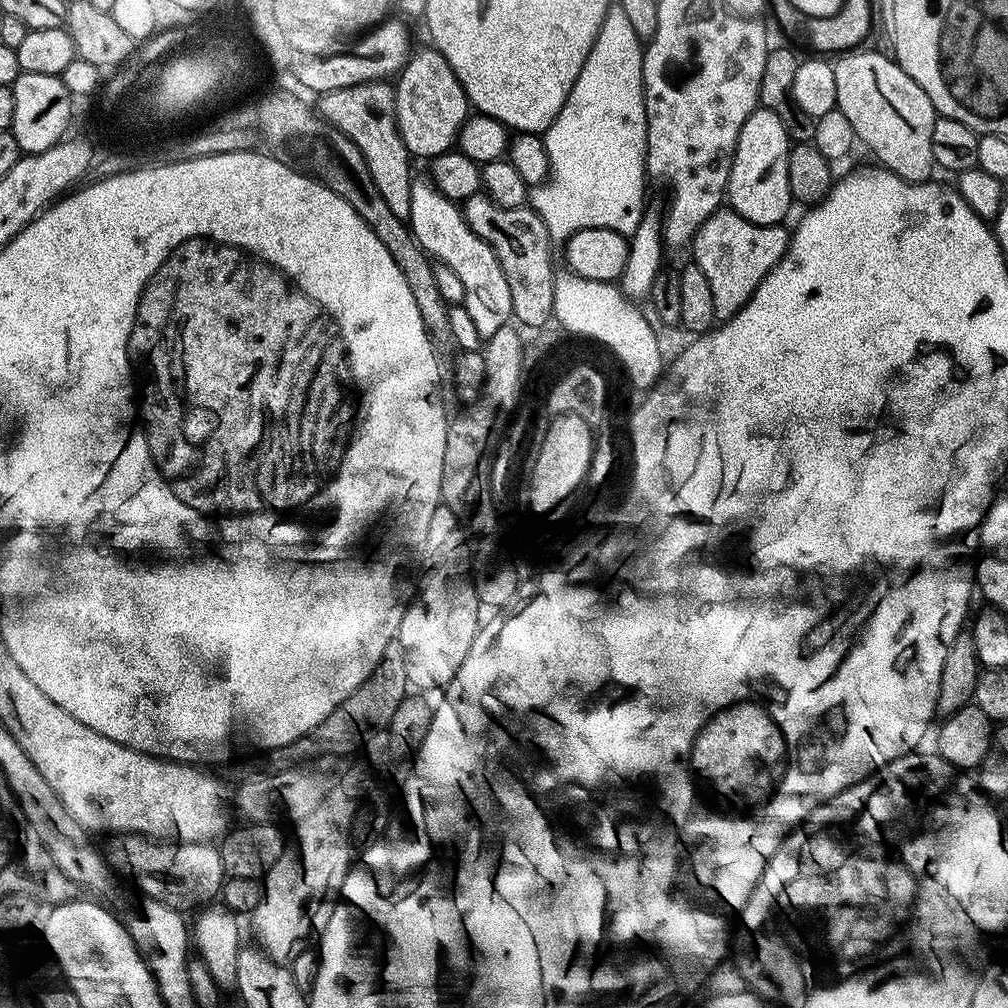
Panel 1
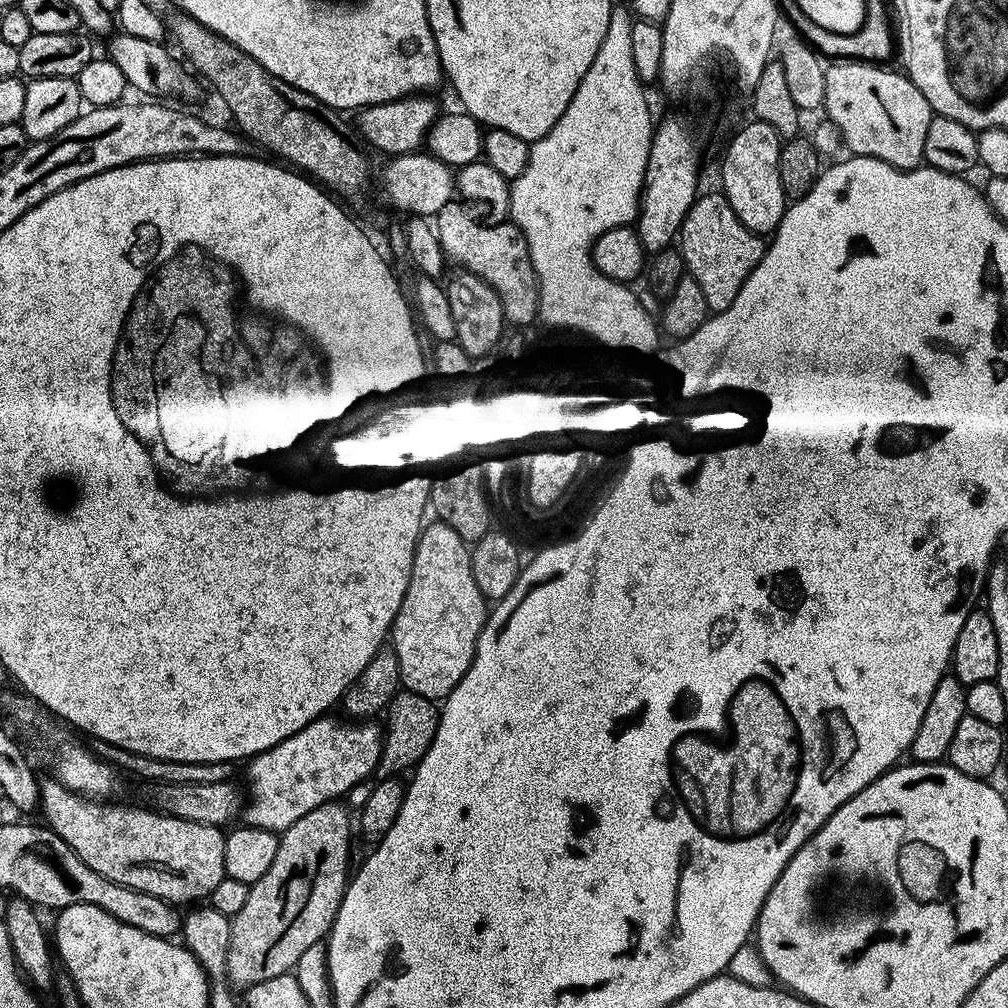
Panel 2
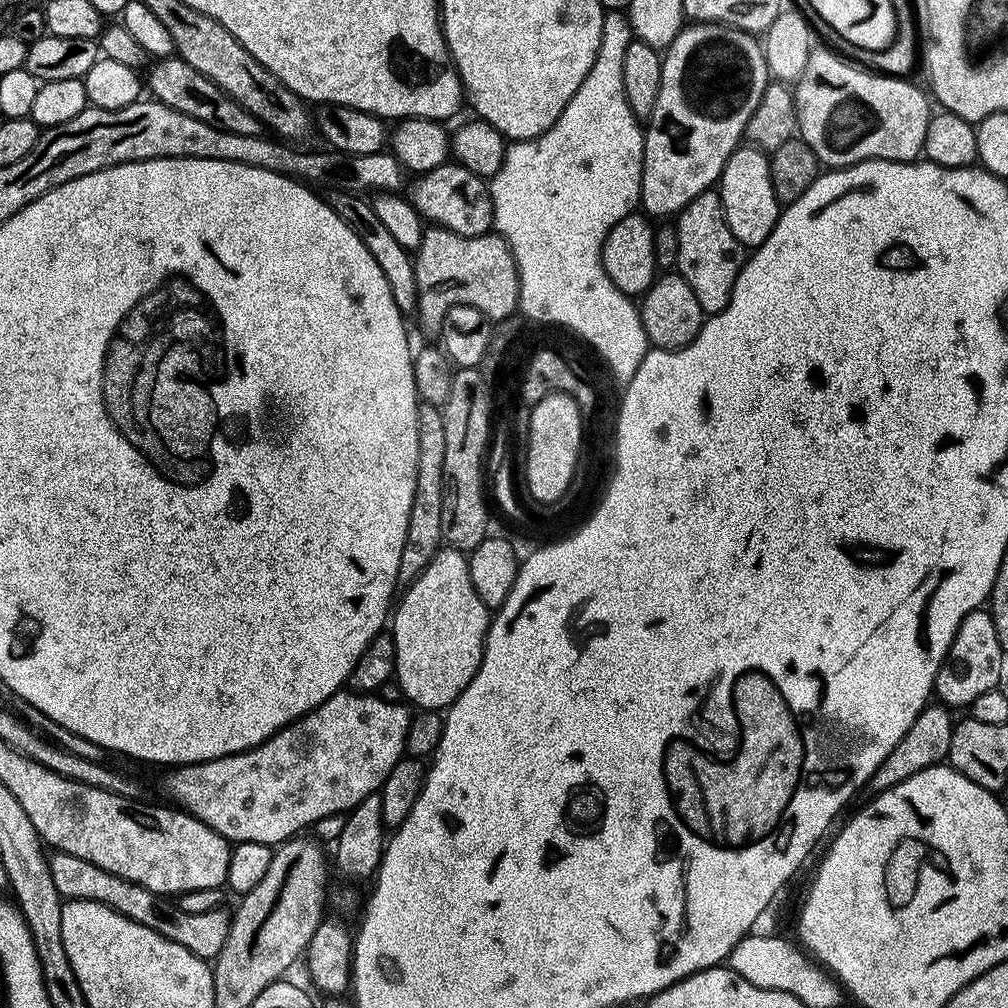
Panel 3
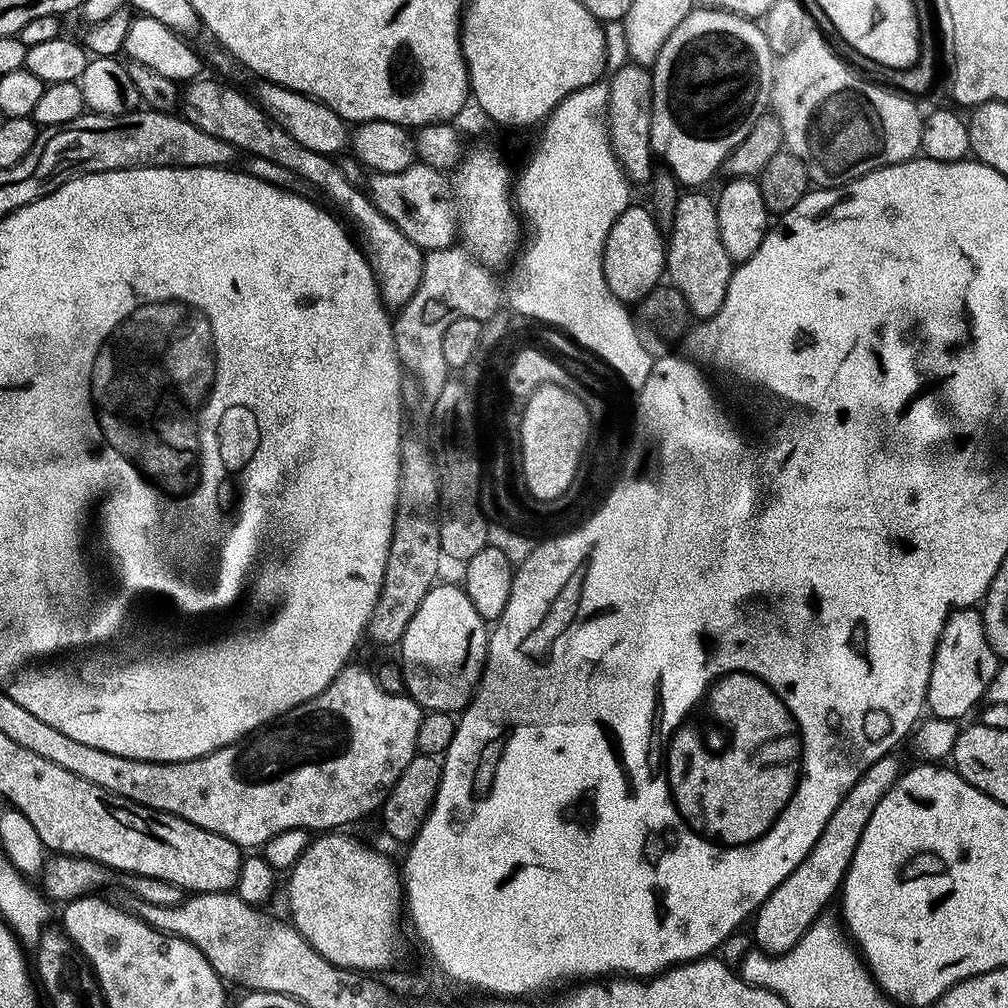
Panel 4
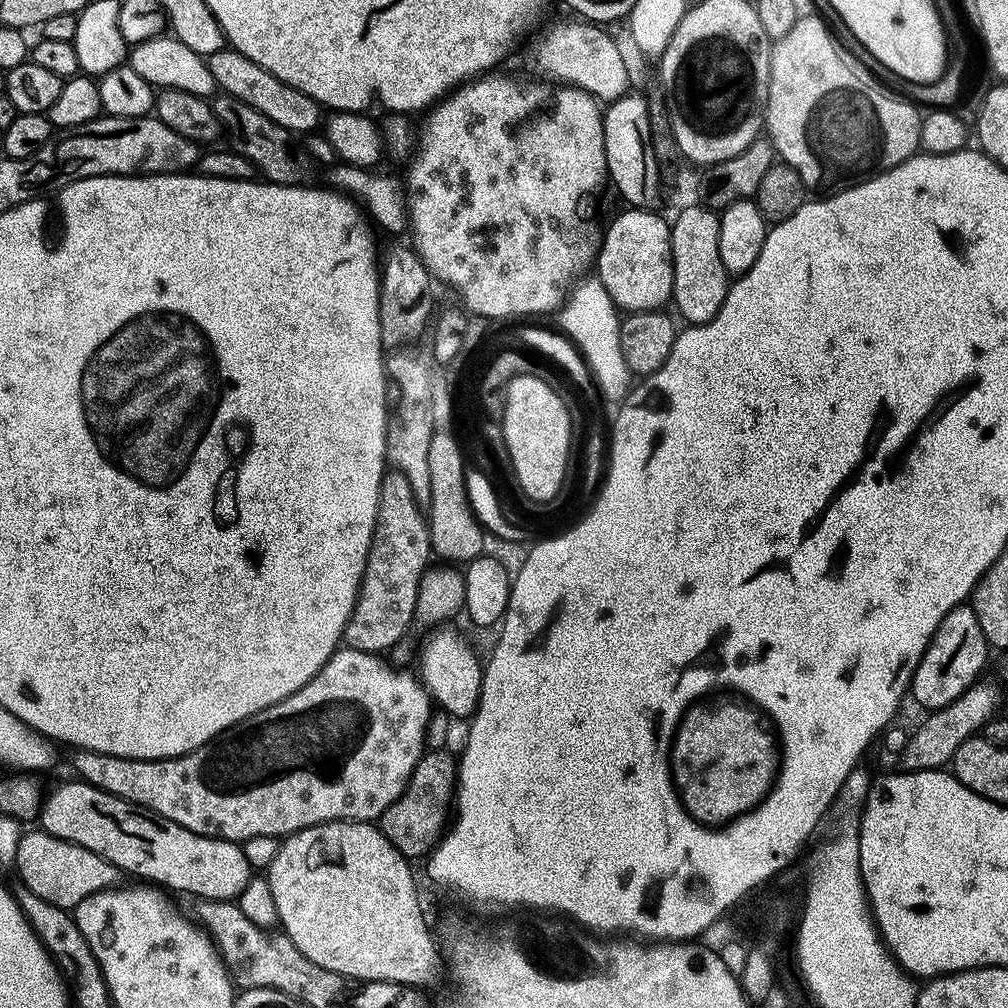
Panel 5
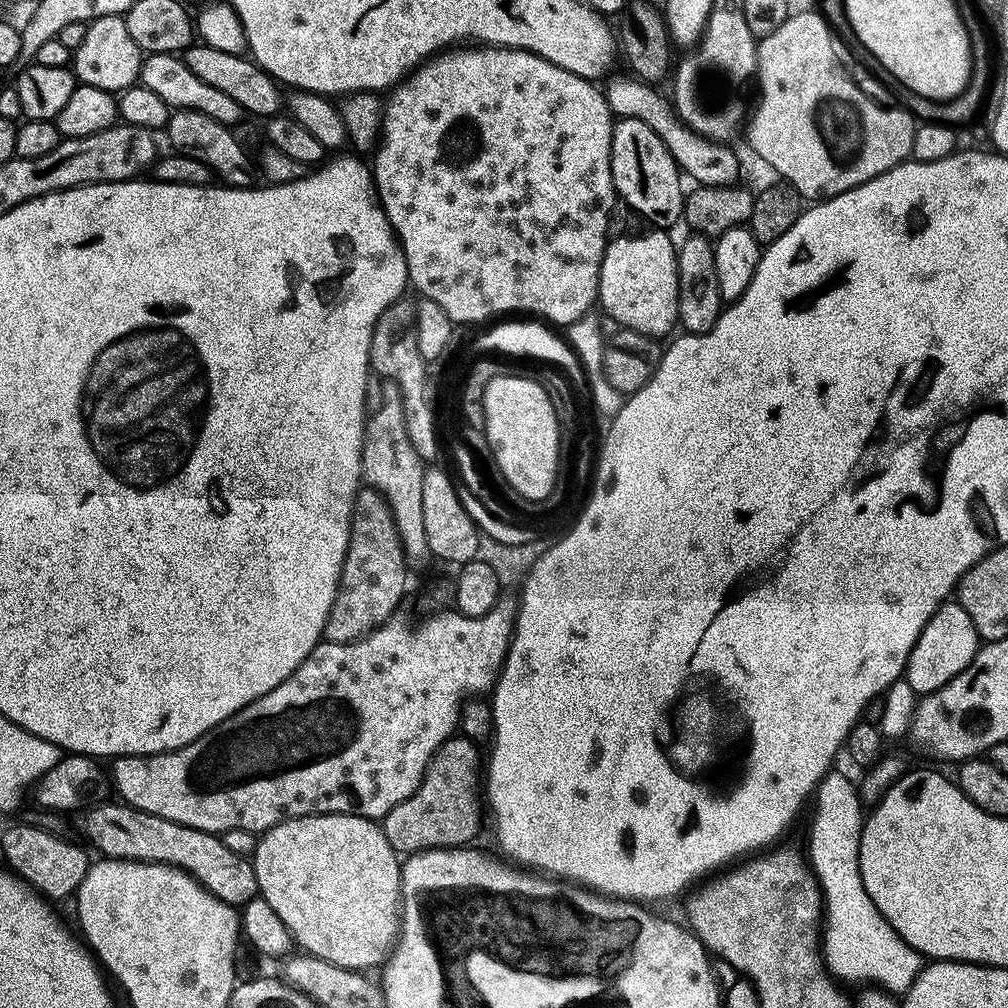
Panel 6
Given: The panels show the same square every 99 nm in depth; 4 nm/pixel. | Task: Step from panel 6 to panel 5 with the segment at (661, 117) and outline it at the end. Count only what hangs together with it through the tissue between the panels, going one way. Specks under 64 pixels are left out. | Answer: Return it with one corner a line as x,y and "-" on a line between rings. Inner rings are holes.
580,18
560,20
544,32
536,44
532,60
544,76
556,80
557,85
580,88
601,102
611,102
629,95
628,64
624,52
607,36
603,27

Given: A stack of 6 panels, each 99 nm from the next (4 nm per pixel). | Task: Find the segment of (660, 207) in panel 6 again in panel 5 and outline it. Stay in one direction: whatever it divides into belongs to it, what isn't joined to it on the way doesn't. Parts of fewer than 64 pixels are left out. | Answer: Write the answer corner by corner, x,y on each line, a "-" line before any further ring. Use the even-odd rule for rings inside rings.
629,94
611,101
604,113
604,157
608,167
607,179
620,191
625,205
649,210
657,207
662,196
658,166
651,148
650,120
643,95

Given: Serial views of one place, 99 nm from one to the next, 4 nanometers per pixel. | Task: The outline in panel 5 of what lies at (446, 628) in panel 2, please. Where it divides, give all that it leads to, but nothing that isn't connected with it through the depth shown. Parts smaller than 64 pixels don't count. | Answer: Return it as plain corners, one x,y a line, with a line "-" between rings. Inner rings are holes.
444,626
433,631
433,636
419,649
418,679
432,697
437,709
443,710
452,718
468,718
475,713
480,701
484,669
482,660
476,657
476,652
468,645
467,638
460,632
451,632
448,628
450,627

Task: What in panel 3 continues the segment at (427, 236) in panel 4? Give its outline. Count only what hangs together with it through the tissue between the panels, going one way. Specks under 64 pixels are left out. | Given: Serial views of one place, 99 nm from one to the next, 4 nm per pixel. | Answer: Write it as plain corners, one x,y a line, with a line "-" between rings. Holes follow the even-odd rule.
449,162
417,177
409,185
408,199
419,215
439,227
460,233
463,237
487,235
492,228
493,206
487,181
461,164

